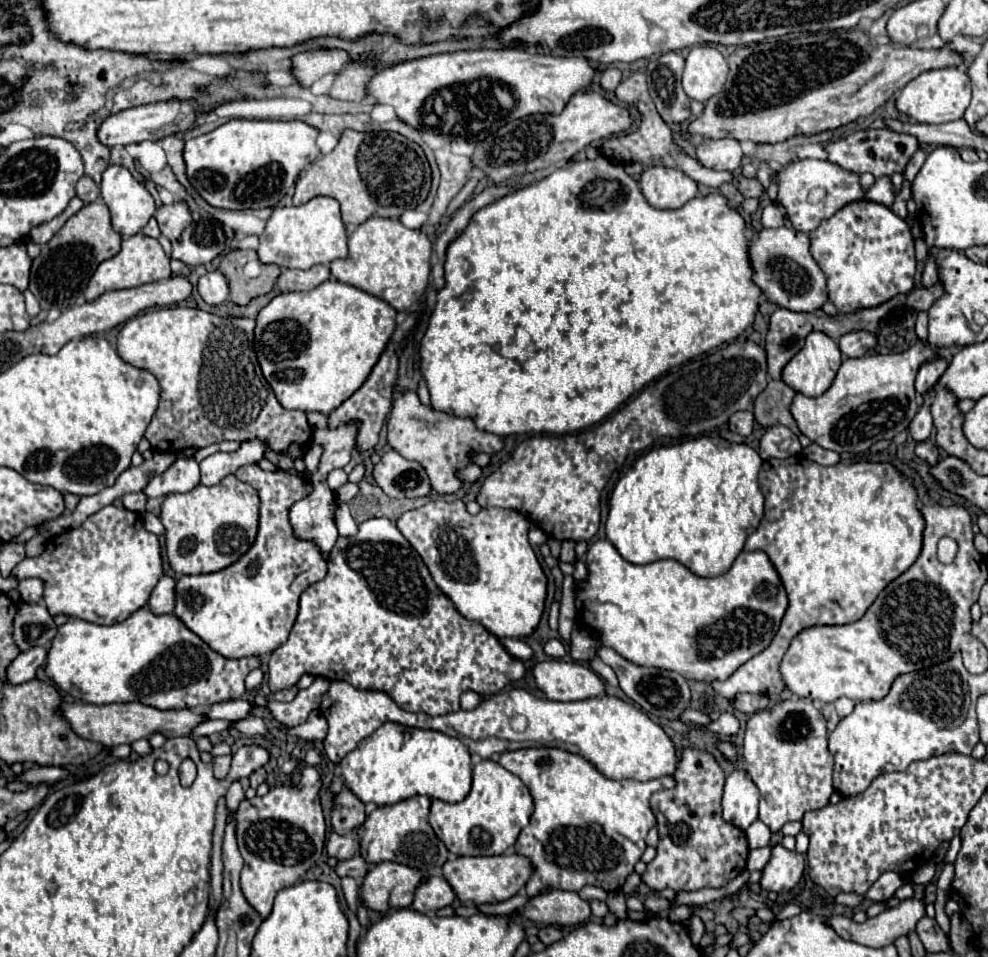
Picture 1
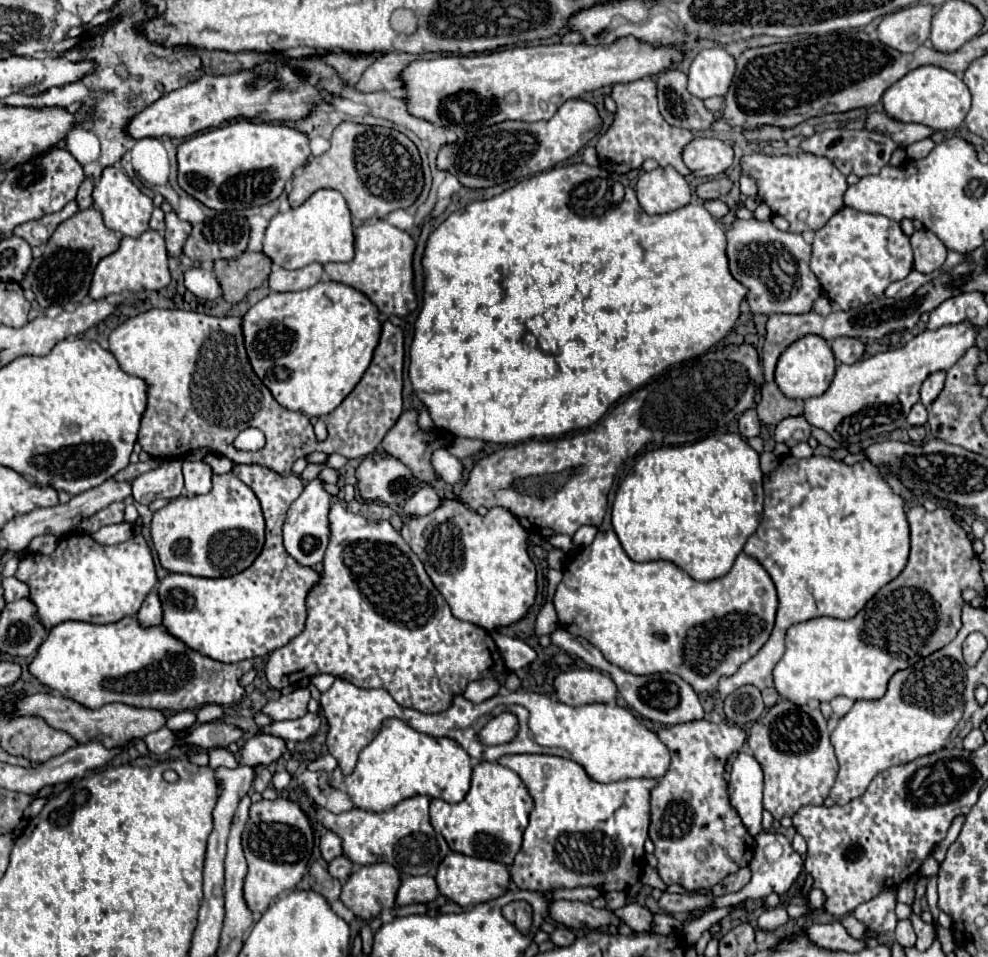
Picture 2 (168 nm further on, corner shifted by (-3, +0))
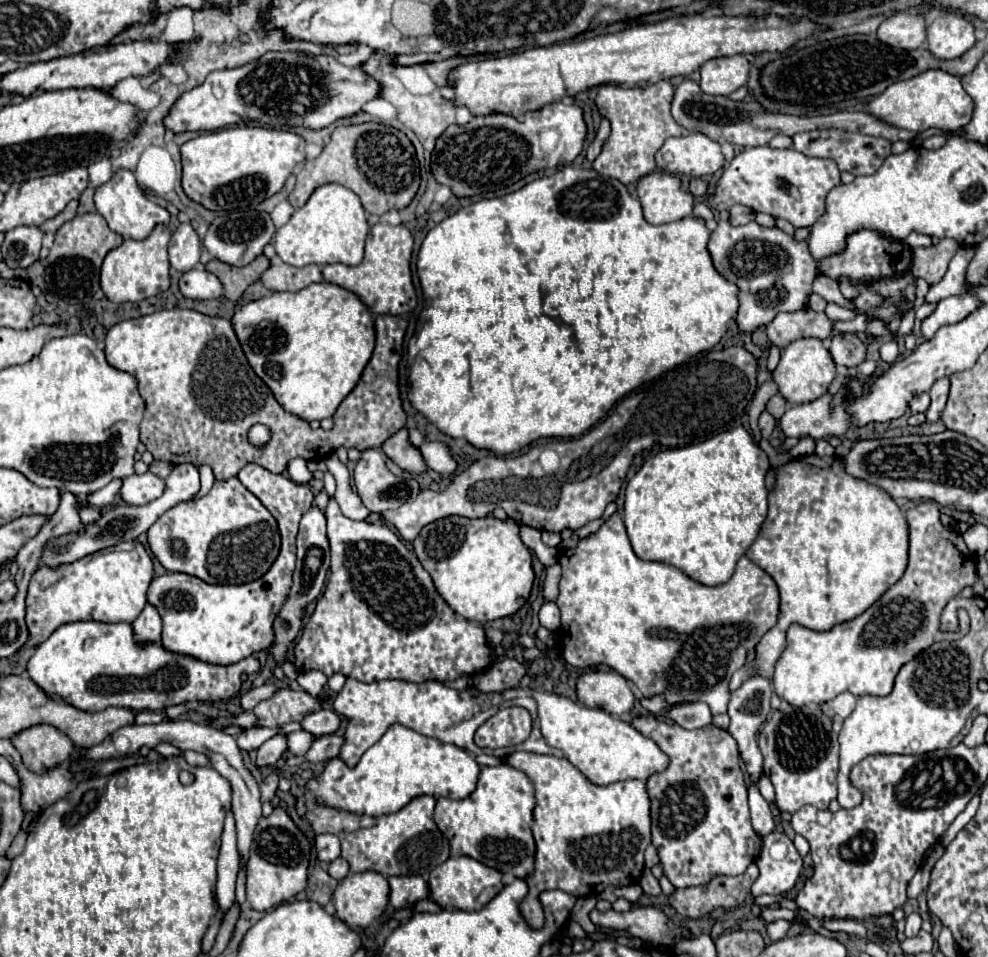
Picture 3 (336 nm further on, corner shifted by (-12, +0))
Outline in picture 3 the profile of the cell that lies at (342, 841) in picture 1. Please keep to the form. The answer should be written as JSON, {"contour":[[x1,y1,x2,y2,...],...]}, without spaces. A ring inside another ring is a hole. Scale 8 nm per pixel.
{"contour":[[318,834,314,840,318,860,332,862,340,856,340,840,334,834]]}

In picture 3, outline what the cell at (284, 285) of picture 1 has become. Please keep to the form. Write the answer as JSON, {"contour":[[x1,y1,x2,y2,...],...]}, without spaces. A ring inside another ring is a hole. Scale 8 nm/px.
{"contour":[[278,262,272,264,264,274,262,274,262,284,270,290,270,292,280,292,280,290,288,290,288,292,296,292,306,288,308,284,314,282,322,282,322,272,318,266,308,264,302,268]]}

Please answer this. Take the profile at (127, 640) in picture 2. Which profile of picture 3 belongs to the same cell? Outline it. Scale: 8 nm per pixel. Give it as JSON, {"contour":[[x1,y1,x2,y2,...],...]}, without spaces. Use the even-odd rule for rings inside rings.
{"contour":[[70,622,62,624,48,640,36,646,32,658,28,660,28,674,32,682,44,690,48,696,60,696,70,706,84,712,102,712,108,706,140,710,164,710,182,702,216,702,230,700,240,692,240,674,258,672,260,664,254,656,248,656,230,666,214,666,200,662,190,656,180,656,162,648,162,644,136,646,132,638,132,626,126,622,106,624,106,622]]}

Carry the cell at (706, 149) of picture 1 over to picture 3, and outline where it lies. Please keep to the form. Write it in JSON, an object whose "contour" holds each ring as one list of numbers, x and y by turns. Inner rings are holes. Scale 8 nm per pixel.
{"contour":[[696,132,680,138,668,138,656,152,656,166,668,174,710,176,724,166,720,144]]}

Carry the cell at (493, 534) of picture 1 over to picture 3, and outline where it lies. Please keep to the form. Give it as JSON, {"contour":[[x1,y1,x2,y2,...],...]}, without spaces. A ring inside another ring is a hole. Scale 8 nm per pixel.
{"contour":[[448,516,444,520,436,520,420,530,414,540,414,552,424,566,424,570,432,576,432,582,438,594,446,600,446,604,466,620,490,622,496,618,504,618,514,614,530,596,534,570,532,570,532,554,524,546,518,536,518,524,514,520,498,520,494,516,482,520,466,520,460,516]]}

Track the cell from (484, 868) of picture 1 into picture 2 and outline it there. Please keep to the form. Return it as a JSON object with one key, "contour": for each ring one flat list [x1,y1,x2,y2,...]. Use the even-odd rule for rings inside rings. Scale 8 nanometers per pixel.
{"contour":[[453,852,439,864,435,880,437,880,439,892,443,896,451,898,453,902,457,902,463,908,471,908,471,906,477,906,481,902,489,902,489,900,503,896,509,890,511,874,509,874,509,868,505,864]]}

